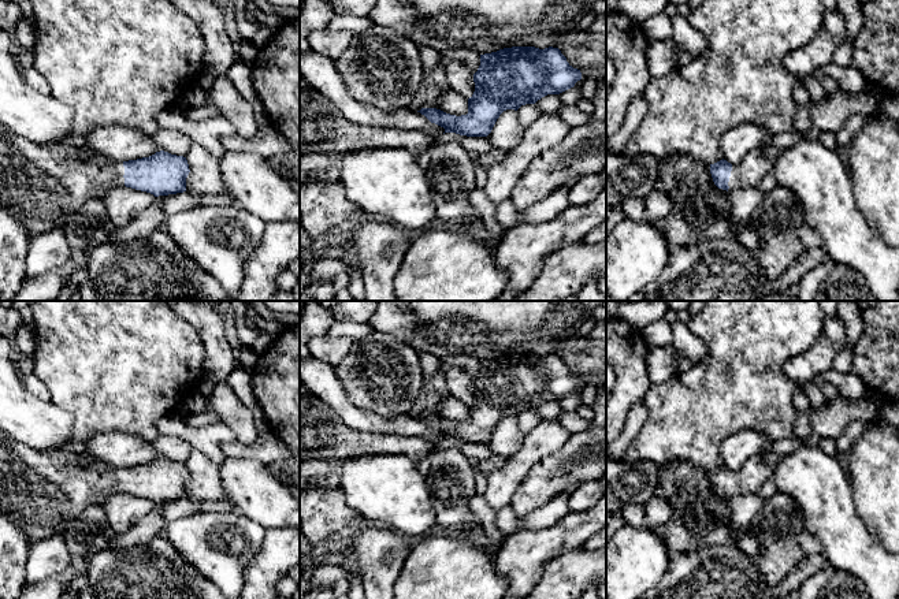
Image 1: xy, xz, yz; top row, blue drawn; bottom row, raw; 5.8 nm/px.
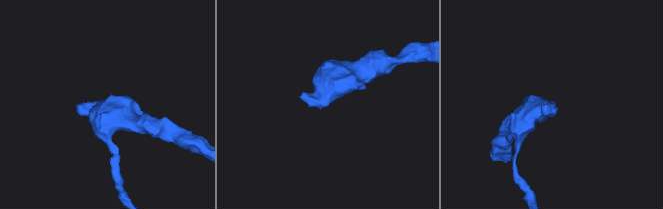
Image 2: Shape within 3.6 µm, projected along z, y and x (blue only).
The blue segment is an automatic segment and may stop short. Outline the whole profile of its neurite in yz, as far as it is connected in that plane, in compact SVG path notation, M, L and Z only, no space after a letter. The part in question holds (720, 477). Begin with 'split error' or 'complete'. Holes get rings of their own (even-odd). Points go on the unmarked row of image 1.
split error | M758 455L746 460L738 470L731 470L724 465L710 470L714 491L727 498L755 494L770 477L773 477L773 470Z

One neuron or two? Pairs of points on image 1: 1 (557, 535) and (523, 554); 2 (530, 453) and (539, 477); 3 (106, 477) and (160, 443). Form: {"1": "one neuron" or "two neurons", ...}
{"1": "one neuron", "2": "two neurons", "3": "two neurons"}

